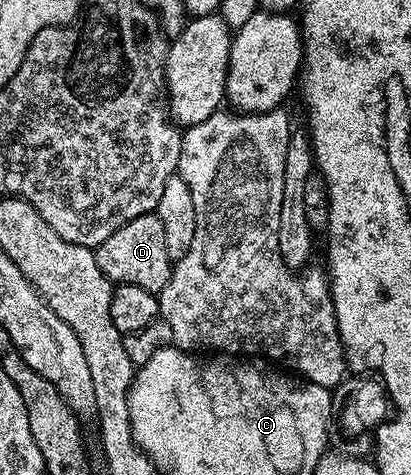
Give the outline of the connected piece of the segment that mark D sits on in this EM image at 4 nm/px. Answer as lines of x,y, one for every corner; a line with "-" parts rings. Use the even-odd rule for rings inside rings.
155,212
129,221
96,247
94,254
99,270
114,284
135,284
159,294
172,274
173,262
168,258
165,230

